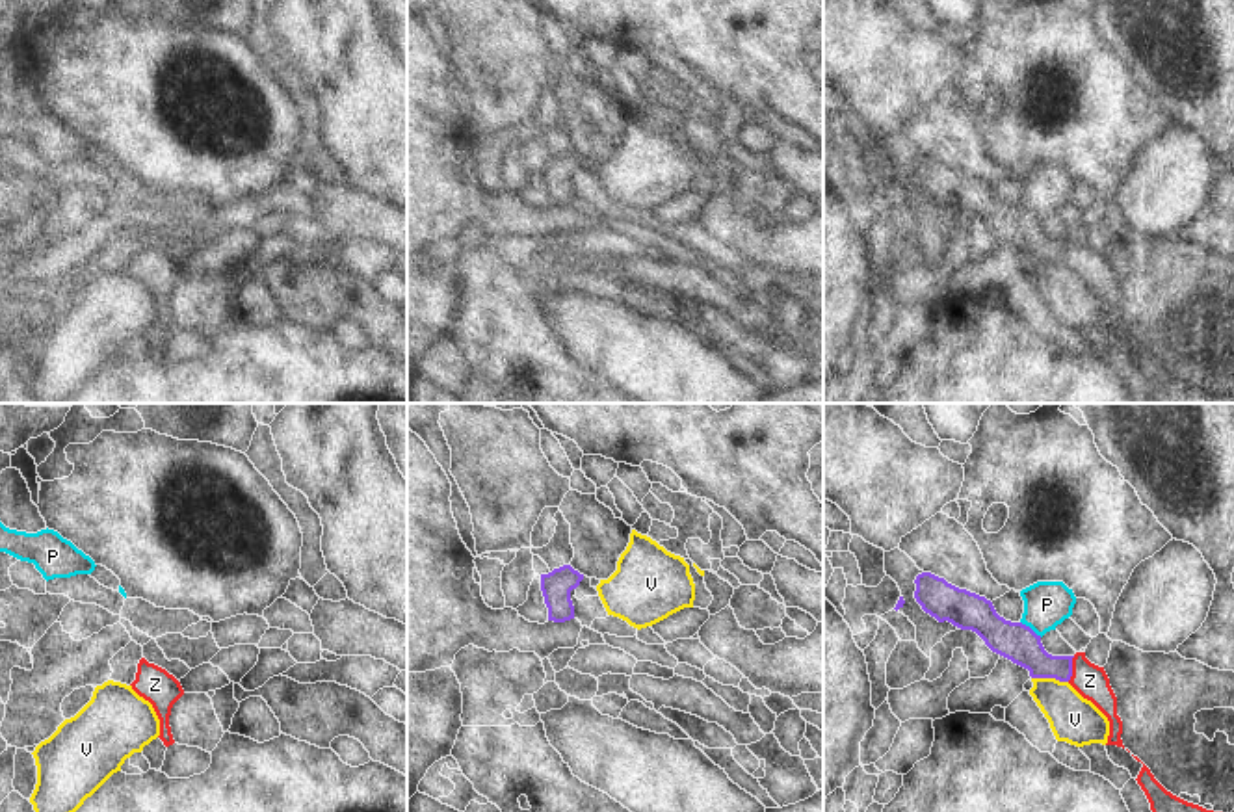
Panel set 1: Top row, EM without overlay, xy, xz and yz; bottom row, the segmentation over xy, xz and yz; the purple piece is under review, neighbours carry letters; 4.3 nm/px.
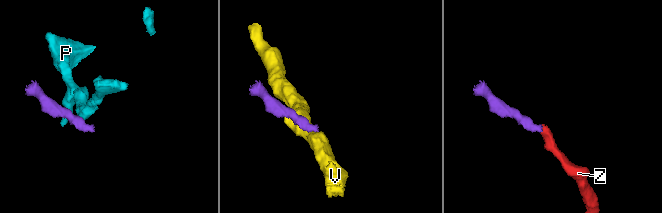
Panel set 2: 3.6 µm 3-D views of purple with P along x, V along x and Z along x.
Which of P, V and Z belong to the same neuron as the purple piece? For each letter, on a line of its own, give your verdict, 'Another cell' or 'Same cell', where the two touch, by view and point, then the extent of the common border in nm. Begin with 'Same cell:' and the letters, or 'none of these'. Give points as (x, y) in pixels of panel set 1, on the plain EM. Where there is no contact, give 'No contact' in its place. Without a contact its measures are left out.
Same cell: Z
P: Another cell. Touches purple at yz (1030, 212). Shared border 120 nm
V: Another cell. Touches purple at yz (1050, 261). Shared border 160 nm
Z: Same cell. Touches purple at yz (1071, 253). Shared border 120 nm

